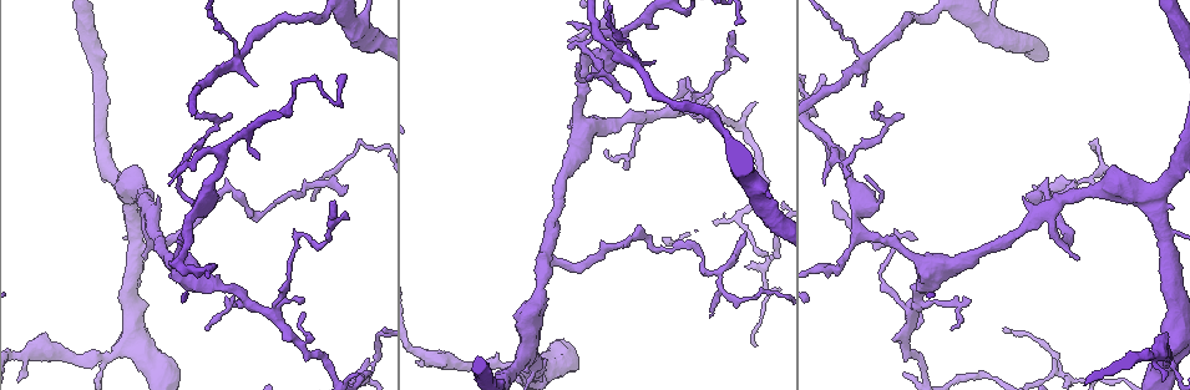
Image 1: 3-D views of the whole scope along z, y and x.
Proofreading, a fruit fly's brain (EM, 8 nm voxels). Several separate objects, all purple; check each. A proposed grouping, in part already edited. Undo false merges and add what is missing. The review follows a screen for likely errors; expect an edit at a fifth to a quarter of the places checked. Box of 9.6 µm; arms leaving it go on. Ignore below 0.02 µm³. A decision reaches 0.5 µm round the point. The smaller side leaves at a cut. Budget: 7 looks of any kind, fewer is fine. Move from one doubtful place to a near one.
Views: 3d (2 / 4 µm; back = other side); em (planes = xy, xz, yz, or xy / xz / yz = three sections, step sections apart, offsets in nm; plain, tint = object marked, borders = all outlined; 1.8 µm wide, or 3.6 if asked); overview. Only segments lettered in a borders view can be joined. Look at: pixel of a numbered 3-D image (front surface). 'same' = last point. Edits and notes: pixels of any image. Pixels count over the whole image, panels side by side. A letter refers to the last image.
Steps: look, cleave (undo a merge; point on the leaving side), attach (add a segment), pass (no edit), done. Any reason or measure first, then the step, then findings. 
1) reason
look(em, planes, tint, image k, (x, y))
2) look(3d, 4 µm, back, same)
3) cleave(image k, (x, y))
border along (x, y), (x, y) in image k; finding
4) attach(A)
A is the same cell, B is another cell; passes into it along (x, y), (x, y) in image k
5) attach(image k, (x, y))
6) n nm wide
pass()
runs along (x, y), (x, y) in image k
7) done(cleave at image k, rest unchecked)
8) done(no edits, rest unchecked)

free end
look(3d, 2 µm, image 1, (146, 256))

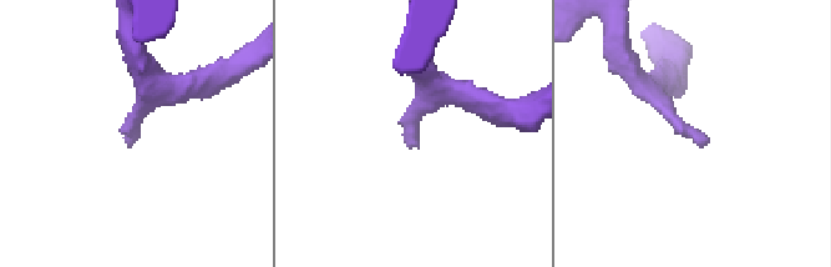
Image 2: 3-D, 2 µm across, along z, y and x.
need the tissue
look(em, planes, plain, image 2, (708, 142))

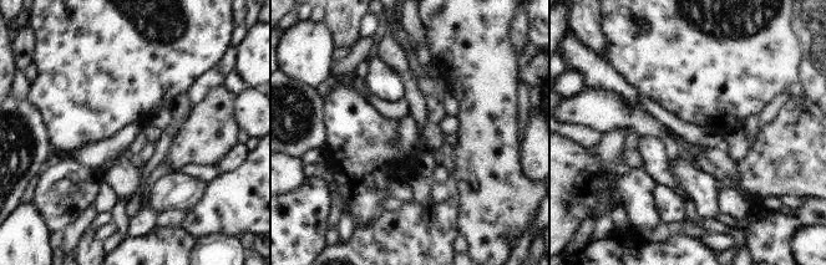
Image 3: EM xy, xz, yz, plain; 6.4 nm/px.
see the neighbours
look(em, planes, borders, same)

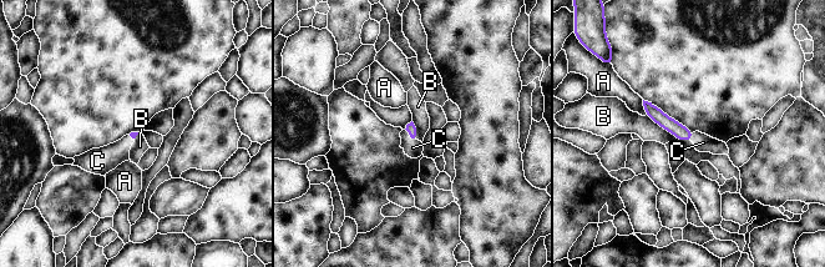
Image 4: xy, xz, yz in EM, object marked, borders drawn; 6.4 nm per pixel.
attach(C)
C is the same cell, A and B are other cells; passes into it along (410, 127), (409, 134), (413, 147) in image 4; it goes on there

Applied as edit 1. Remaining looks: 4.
thin end
look(3d, 4 µm, image 1, (347, 187))

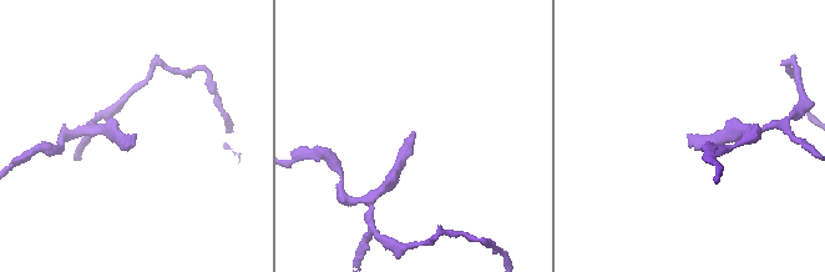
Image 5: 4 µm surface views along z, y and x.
shape alone is not enough
look(em, planes, tint, image 5, (415, 134))

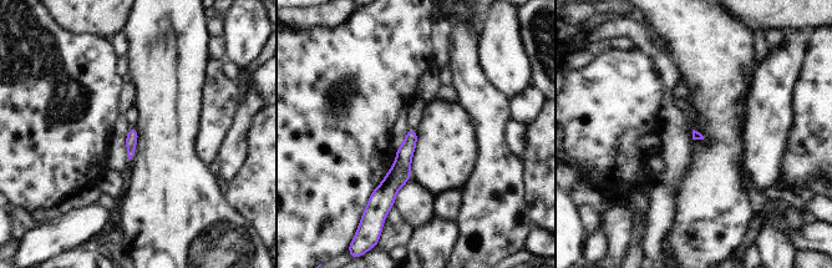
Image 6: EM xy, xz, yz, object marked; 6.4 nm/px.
look(em, planes, borders, same)

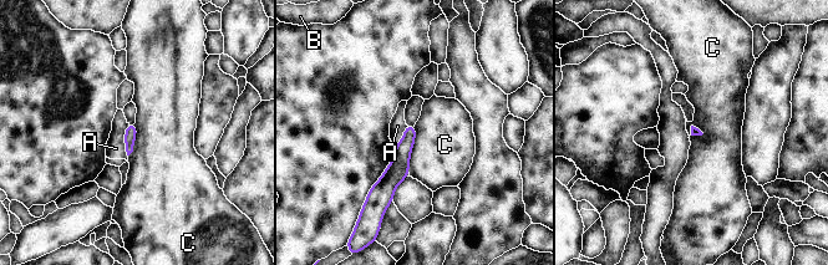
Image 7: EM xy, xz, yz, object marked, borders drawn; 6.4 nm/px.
pass()
A, B and C are other cells; no lettered segment goes on from it

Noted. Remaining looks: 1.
done(attach at image 4, rest unchecked)

